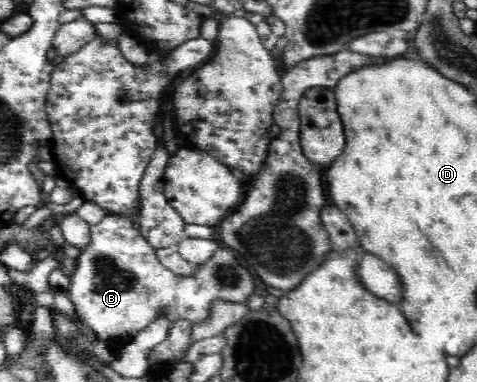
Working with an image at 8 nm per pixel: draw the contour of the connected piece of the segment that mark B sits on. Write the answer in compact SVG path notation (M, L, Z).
M105 215L99 224L90 226L91 240L86 247L81 248L73 274L70 276L70 286L66 294L74 304L74 312L82 322L91 327L100 339L115 339L117 337L133 338L140 330L147 328L159 315L163 315L173 324L176 320L189 320L197 324L203 322L209 315L209 307L214 300L245 302L248 296L255 292L253 276L239 265L231 249L219 248L205 264L197 265L193 276L179 276L165 268L157 258L157 249L133 228L137 215Z

